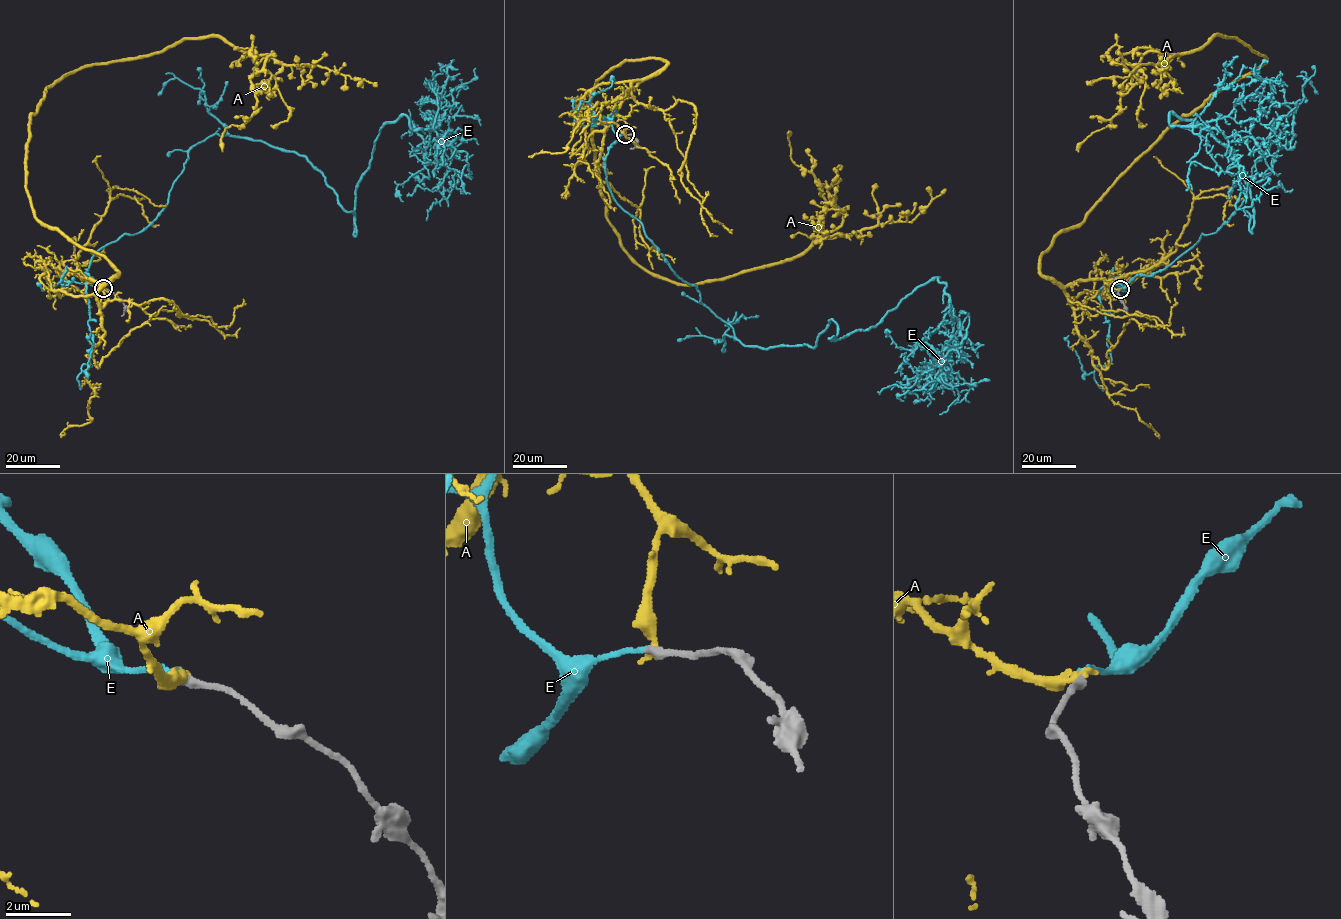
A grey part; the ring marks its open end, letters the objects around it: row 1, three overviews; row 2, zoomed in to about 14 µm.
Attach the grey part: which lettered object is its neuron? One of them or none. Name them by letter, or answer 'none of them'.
E

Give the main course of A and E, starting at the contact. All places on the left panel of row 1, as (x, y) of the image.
A: (103, 288), (82, 277), (115, 269), (26, 189), (47, 88), (183, 39), (272, 53), (222, 151)
E: (103, 288), (92, 257), (215, 134), (304, 155), (355, 236), (405, 115), (458, 173), (407, 196)

